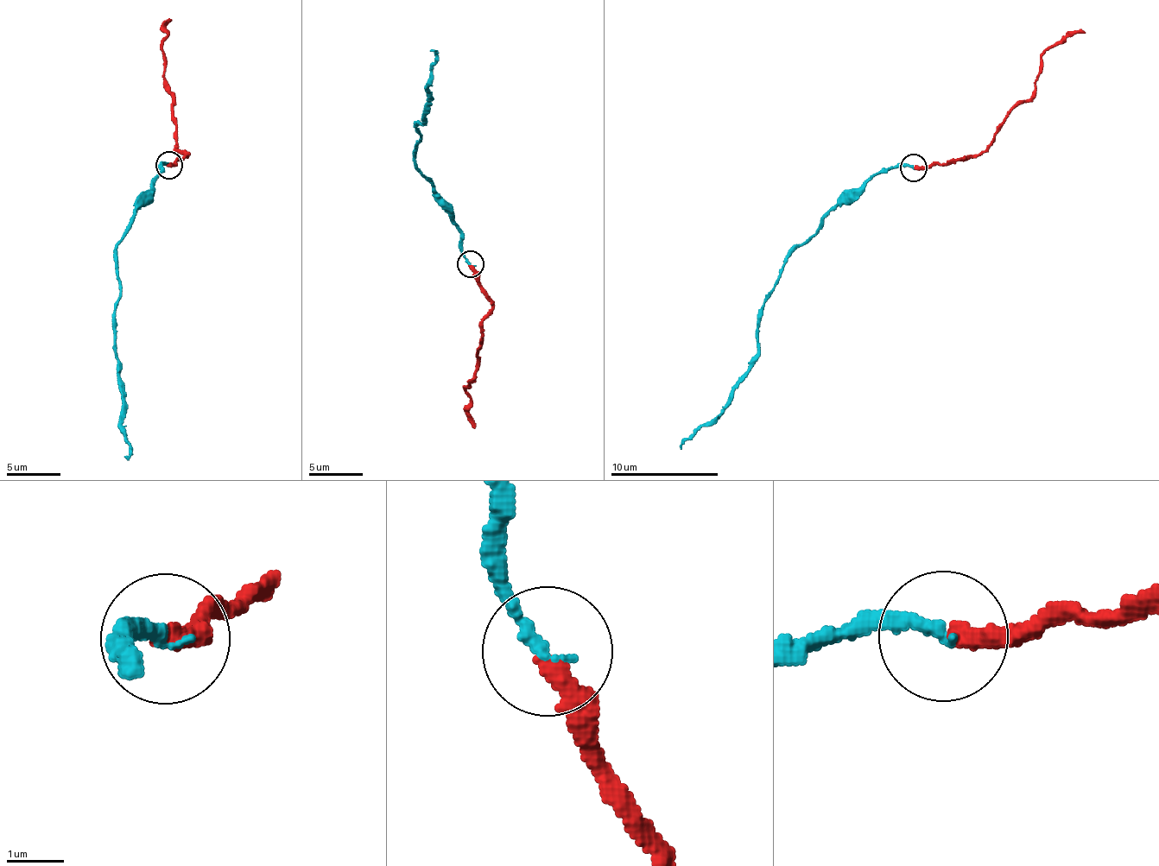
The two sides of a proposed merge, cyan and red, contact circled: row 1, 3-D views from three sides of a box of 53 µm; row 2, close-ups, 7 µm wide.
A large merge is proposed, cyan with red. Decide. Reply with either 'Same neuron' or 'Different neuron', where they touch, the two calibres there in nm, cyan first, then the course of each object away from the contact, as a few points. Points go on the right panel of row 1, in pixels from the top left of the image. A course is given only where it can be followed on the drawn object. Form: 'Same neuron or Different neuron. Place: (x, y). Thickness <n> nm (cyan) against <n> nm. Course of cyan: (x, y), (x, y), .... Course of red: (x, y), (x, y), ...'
Same neuron. Place: (913, 167). Thickness 240 nm (cyan) against 380 nm. Course of cyan: (912, 167), (882, 167), (786, 259), (773, 293), (764, 305), (754, 367), (732, 391), (730, 405), (679, 445). Course of red: (915, 167), (948, 165), (957, 160), (978, 156), (1002, 118), (1031, 97), (1041, 56), (1078, 32), (1086, 32)

